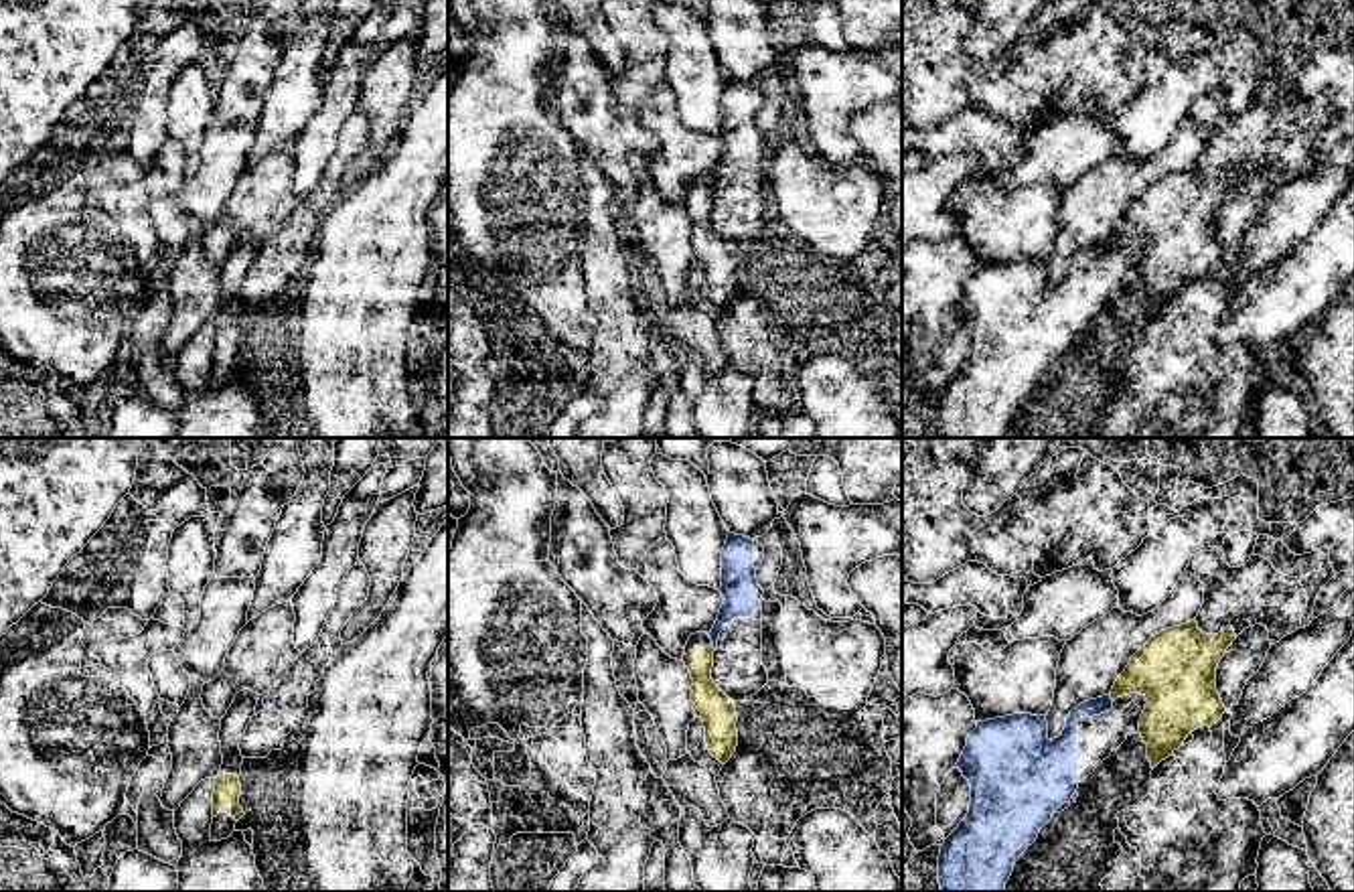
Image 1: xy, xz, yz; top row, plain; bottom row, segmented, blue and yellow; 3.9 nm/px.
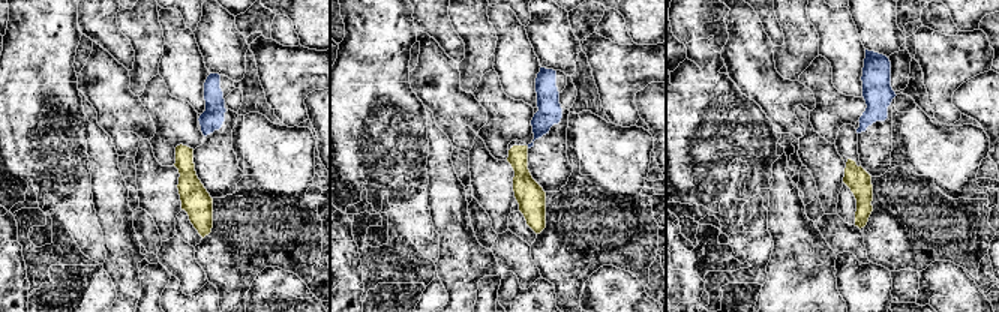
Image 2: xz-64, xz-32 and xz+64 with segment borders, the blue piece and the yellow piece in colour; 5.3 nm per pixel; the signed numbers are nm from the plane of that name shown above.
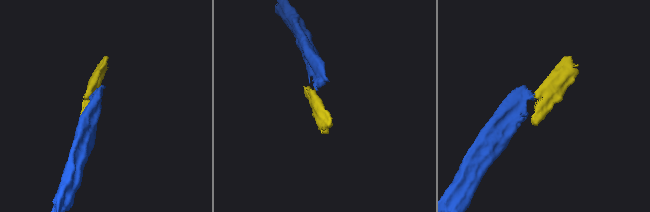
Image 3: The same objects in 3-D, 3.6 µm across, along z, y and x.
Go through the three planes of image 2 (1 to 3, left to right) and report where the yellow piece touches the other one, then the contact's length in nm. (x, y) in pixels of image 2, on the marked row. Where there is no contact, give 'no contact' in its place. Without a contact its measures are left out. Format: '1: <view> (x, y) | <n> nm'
1: no contact
2: no contact
3: no contact

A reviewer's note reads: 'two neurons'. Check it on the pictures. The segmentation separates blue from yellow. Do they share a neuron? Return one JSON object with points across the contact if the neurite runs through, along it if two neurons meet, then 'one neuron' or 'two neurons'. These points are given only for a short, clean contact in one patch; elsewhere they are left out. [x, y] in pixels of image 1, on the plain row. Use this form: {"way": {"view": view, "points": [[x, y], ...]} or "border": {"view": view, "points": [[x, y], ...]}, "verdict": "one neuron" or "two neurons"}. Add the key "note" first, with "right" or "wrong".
{"note": "right", "border": {"view": "xz", "points": [[712, 187], [714, 195]]}, "verdict": "two neurons"}

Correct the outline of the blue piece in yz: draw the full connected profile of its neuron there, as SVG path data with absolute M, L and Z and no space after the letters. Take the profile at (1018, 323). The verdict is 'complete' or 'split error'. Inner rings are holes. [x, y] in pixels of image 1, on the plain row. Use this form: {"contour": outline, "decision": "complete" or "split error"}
{"contour": "M1111 241L1076 251L1054 286L1046 282L1046 262L1013 259L977 270L957 308L971 330L971 349L967 363L941 391L938 430L943 438L1005 436L1020 401L1036 387L1054 357L1068 349L1078 334L1078 266L1111 255Z", "decision": "complete"}

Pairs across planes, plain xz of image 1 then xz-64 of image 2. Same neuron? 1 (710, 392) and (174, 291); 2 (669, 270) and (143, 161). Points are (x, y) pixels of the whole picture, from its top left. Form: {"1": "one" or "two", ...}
{"1": "one", "2": "one"}

